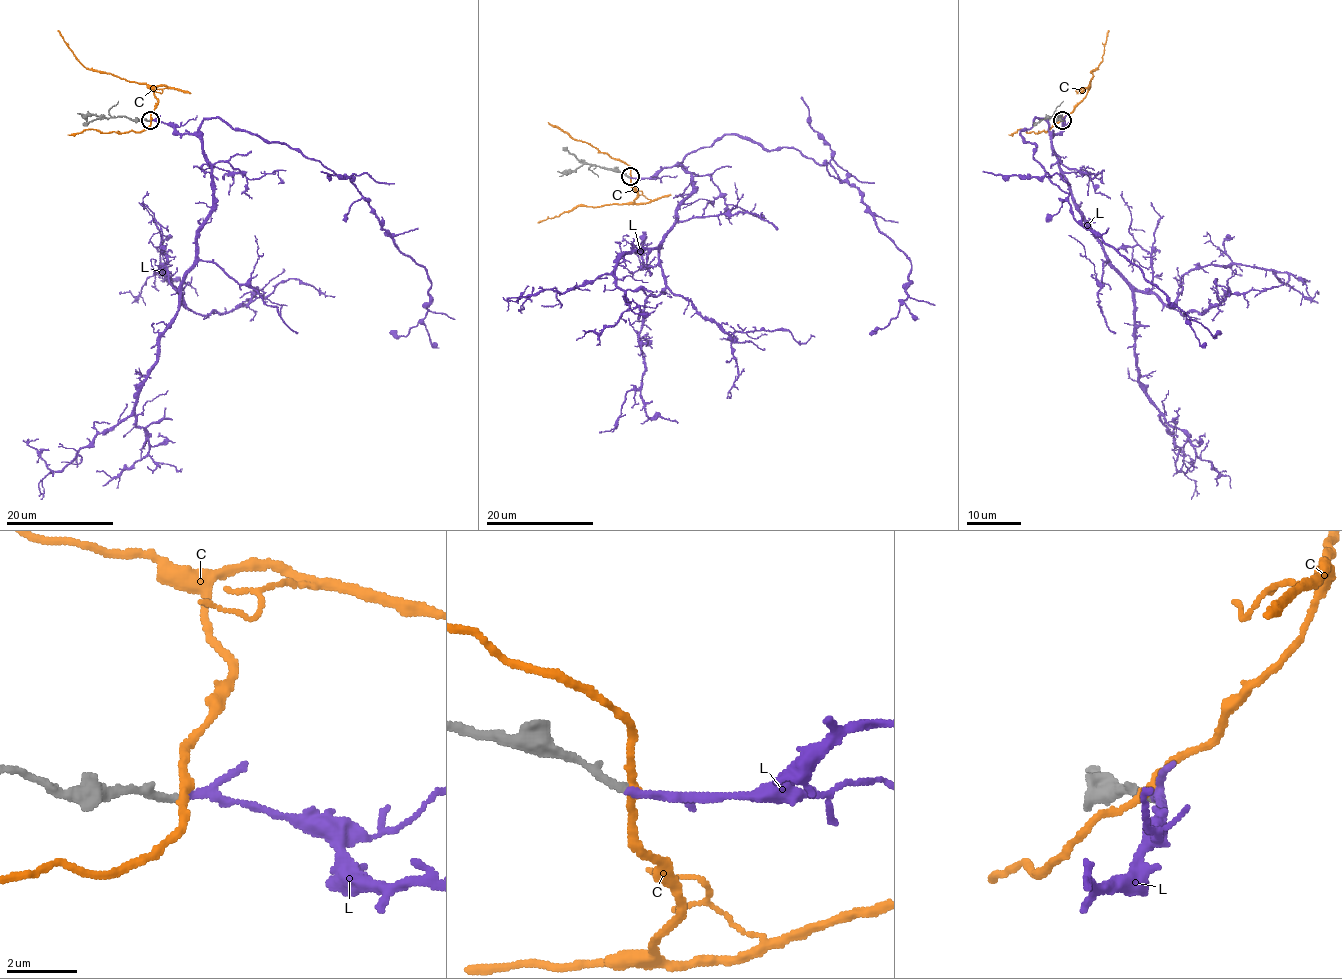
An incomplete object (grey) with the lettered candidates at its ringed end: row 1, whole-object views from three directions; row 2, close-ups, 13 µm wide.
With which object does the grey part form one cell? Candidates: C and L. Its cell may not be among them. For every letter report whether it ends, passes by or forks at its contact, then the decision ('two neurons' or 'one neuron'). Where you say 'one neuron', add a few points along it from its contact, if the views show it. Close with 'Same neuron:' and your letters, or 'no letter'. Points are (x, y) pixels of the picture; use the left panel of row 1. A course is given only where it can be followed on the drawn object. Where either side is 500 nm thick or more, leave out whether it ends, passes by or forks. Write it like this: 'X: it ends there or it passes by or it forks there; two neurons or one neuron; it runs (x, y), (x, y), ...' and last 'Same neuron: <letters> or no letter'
C: it passes by; two neurons
L: it passes by; one neuron; it runs (150, 121), (195, 135), (210, 168), (212, 211), (178, 313), (135, 409), (59, 471), (27, 440)
Same neuron: L

